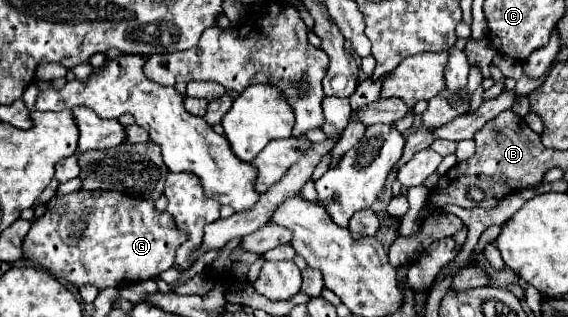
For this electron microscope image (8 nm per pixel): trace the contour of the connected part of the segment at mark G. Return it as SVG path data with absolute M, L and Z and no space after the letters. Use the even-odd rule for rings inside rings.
M73 191L67 195L55 195L47 203L47 211L33 219L27 237L23 239L23 259L43 267L53 277L63 279L75 287L95 285L97 289L123 287L129 283L145 281L175 265L177 247L187 239L185 231L173 223L167 211L157 211L149 199L135 199L119 191Z

